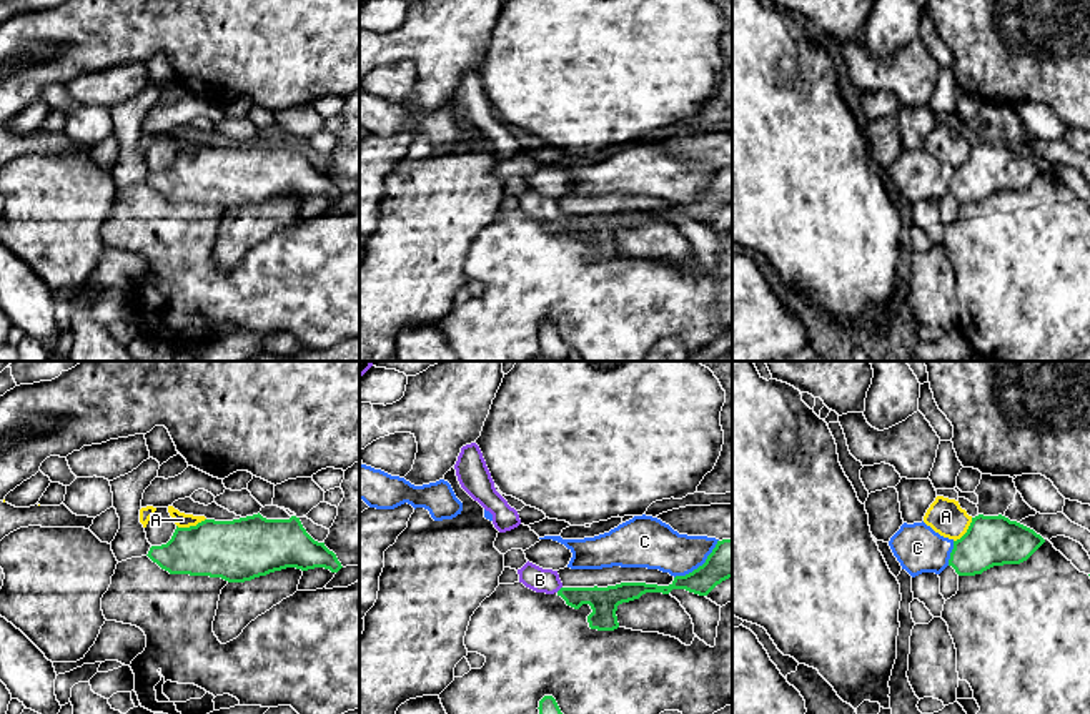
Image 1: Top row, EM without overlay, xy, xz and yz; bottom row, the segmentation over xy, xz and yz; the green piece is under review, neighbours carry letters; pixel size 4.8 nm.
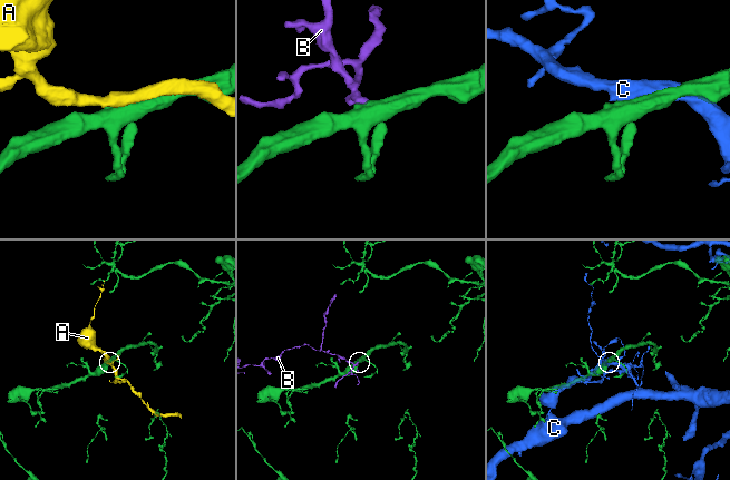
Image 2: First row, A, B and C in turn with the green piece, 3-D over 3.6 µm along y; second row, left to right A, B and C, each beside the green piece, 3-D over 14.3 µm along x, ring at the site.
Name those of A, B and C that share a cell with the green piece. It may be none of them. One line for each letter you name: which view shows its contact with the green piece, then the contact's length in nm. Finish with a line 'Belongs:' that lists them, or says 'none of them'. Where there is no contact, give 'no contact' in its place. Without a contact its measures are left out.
B: meets green in xz; contact 40 nm long
Belongs: B

